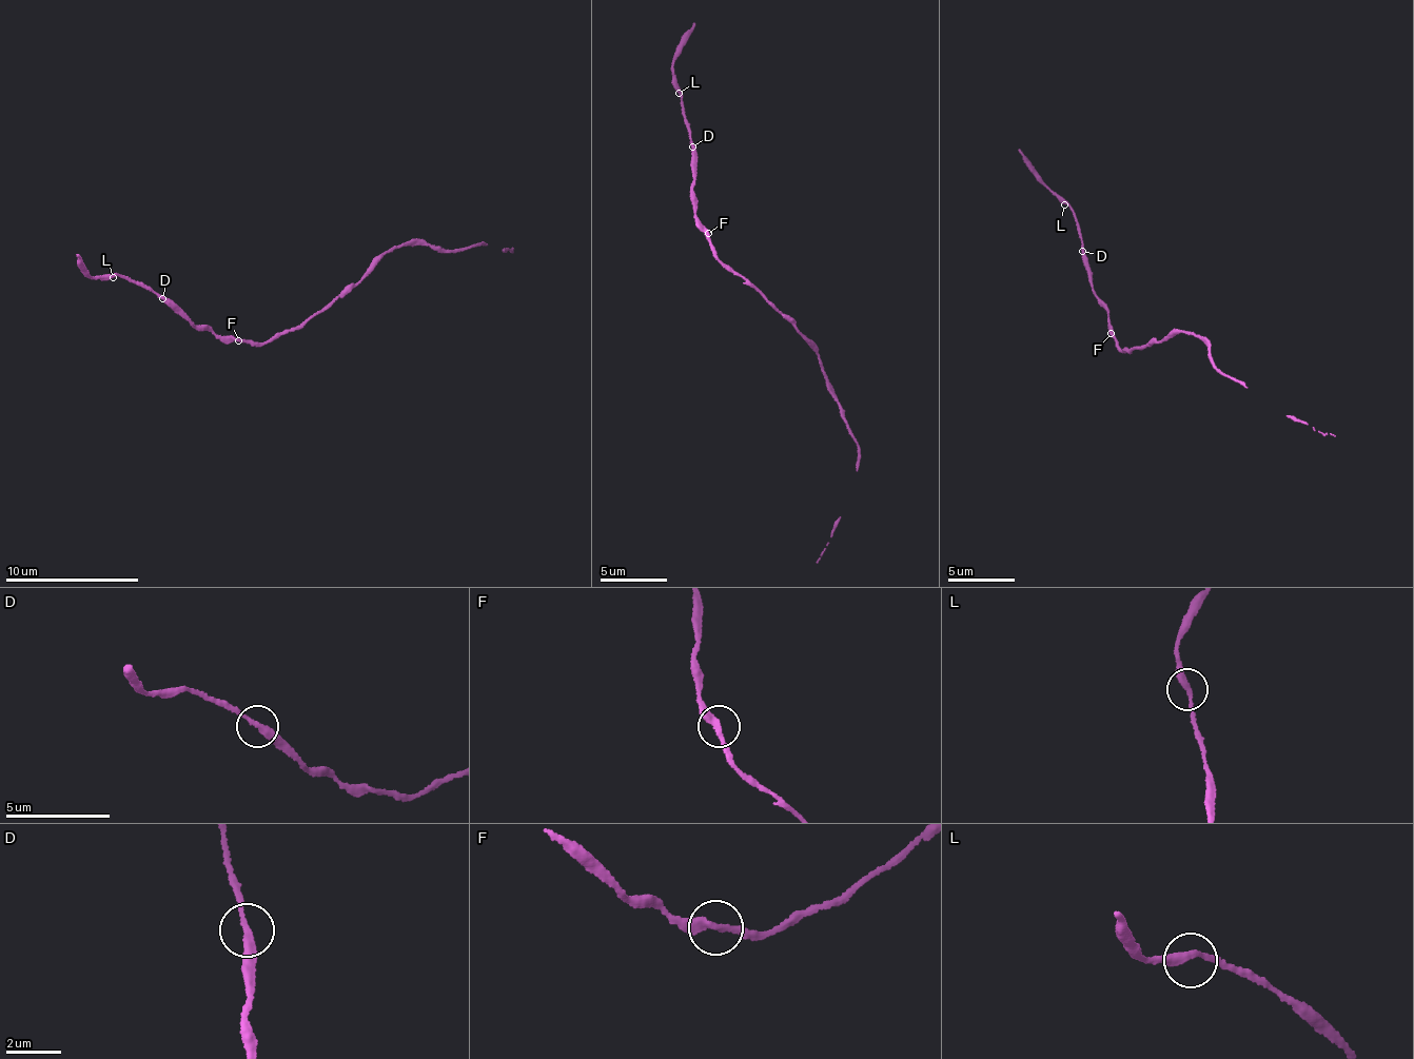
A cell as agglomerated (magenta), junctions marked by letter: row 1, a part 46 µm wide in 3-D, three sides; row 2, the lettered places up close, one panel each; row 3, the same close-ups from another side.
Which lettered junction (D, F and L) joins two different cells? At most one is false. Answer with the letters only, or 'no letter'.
no letter

